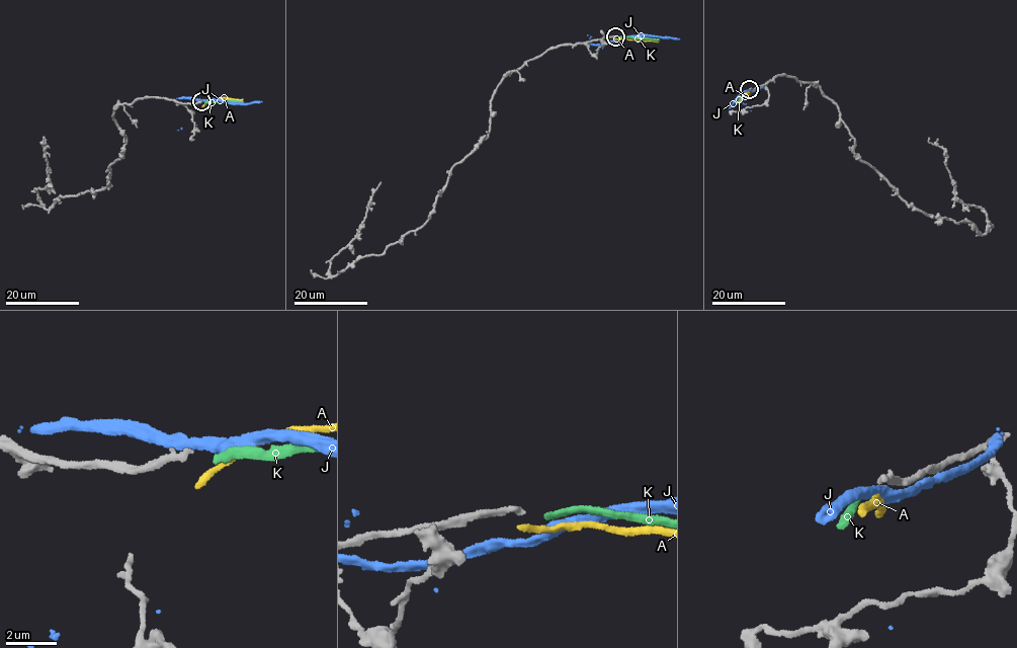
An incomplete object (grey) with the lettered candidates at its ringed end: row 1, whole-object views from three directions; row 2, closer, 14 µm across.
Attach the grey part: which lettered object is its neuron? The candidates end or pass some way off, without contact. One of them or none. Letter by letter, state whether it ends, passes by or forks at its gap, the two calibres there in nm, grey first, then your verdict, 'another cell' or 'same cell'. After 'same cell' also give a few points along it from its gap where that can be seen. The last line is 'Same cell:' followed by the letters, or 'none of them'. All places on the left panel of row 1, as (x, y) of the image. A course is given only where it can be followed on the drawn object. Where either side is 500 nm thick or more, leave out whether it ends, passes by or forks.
A: it ends | 240/320 nm | another cell
J: it passes by | 240/440 nm | another cell
K: it ends | 240/320 nm | another cell
Same cell: none of them

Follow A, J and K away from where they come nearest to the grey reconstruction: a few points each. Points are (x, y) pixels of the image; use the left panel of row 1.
A: (203, 104), (221, 98), (243, 99)
J: (205, 101), (182, 98), (181, 129), (177, 131)
K: (204, 102), (243, 101)

